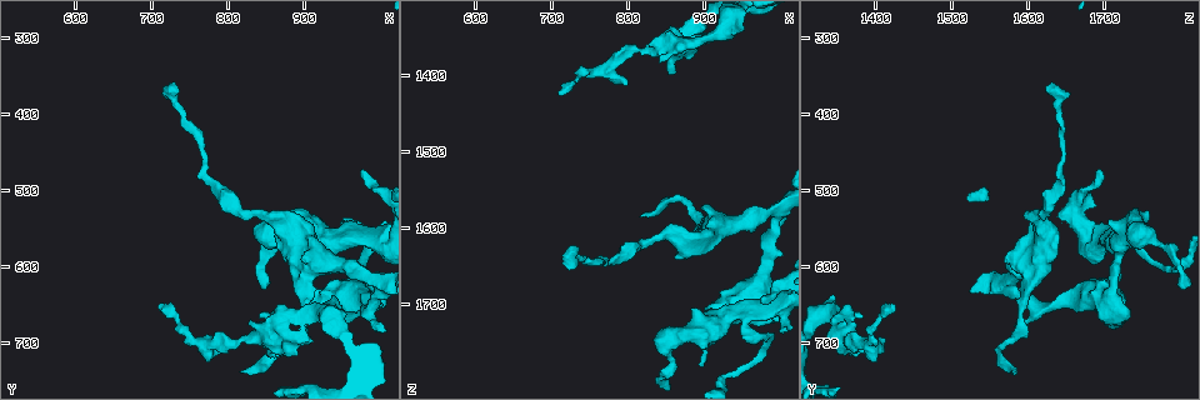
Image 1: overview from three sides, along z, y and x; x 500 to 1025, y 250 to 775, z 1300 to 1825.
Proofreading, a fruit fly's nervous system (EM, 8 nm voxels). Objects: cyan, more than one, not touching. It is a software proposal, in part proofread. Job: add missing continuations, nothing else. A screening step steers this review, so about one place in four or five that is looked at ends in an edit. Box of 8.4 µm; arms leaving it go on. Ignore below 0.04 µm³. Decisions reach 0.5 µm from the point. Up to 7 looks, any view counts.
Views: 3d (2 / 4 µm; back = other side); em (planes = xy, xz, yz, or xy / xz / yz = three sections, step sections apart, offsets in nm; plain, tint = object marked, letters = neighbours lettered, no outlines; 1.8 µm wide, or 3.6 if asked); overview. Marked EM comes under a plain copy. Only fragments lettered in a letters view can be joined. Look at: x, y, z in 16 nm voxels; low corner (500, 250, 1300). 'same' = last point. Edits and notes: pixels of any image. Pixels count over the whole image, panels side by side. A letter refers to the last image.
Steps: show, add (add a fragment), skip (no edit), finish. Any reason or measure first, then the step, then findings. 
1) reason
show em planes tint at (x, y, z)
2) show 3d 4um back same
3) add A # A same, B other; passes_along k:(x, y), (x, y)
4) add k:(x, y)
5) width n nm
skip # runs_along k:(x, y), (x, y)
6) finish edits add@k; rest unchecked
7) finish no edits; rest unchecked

free end
show 3d 2um at (815, 740, 1580)

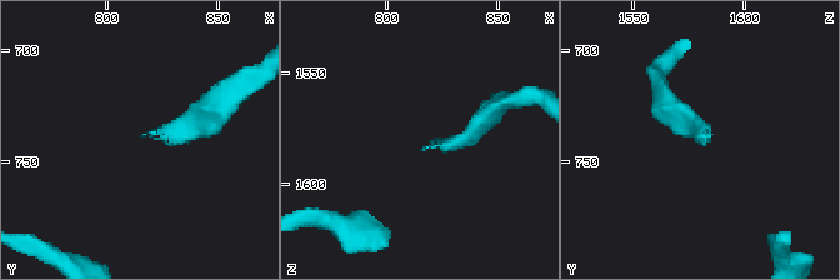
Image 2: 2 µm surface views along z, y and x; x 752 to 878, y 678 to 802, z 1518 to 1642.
show em planes letters at (817, 737, 1583)

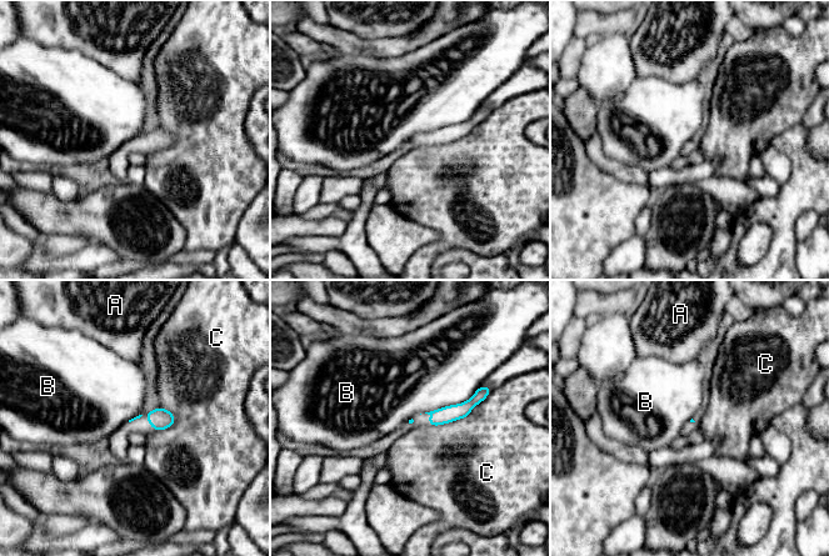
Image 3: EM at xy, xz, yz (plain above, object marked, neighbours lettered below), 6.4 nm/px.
skip # A other, B other, C other; border 3:(482, 385), (464, 401), (424, 412); none of them fits

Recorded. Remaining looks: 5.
show 3d 2um at (795, 695, 1415)

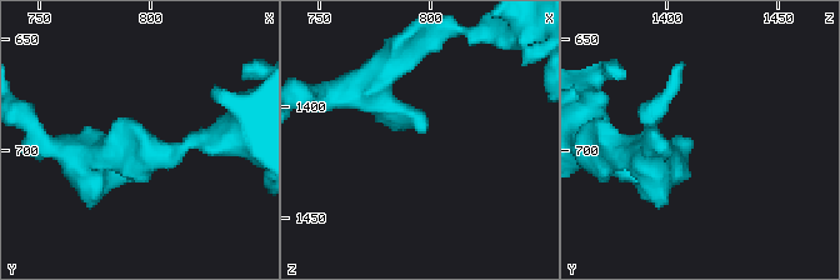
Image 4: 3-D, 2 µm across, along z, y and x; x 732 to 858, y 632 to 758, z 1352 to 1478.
shape alone is not enough
show em yz step 8 letters at (795, 695, 1413)

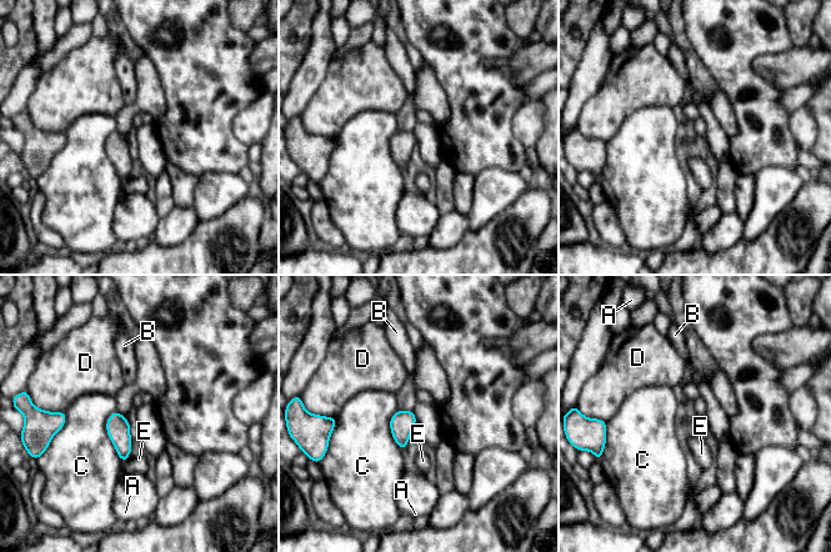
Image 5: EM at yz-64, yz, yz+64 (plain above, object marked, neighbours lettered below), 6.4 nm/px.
skip # A other, B other, C other, D other, E other; border 5:(115, 410), (106, 433), (123, 461); none of them fits

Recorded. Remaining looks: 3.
free end
show 3d 2um at (975, 475, 1690)

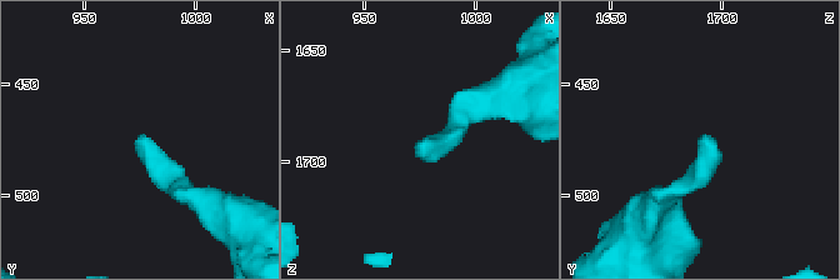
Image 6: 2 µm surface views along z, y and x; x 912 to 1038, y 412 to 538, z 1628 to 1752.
show em xy step 4 letters at (976, 474, 1692)

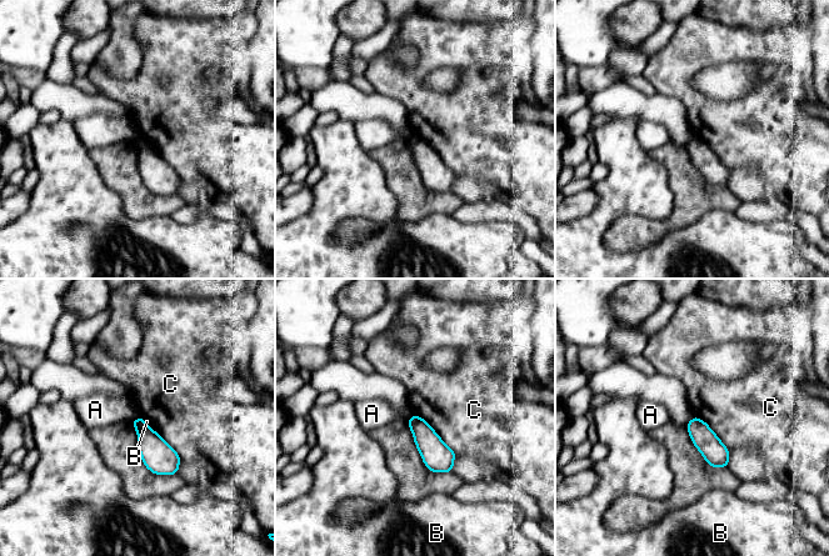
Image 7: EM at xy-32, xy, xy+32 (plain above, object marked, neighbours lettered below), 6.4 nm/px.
skip # A other, B other, C other; border 7:(139, 416), (131, 422); no lettered fragment goes on from it

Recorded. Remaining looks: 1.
finish no edits; rest unchecked

